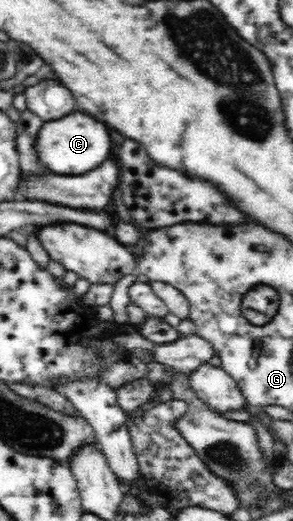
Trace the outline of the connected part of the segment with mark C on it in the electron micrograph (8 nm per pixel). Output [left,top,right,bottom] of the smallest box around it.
[33,111,111,175]

